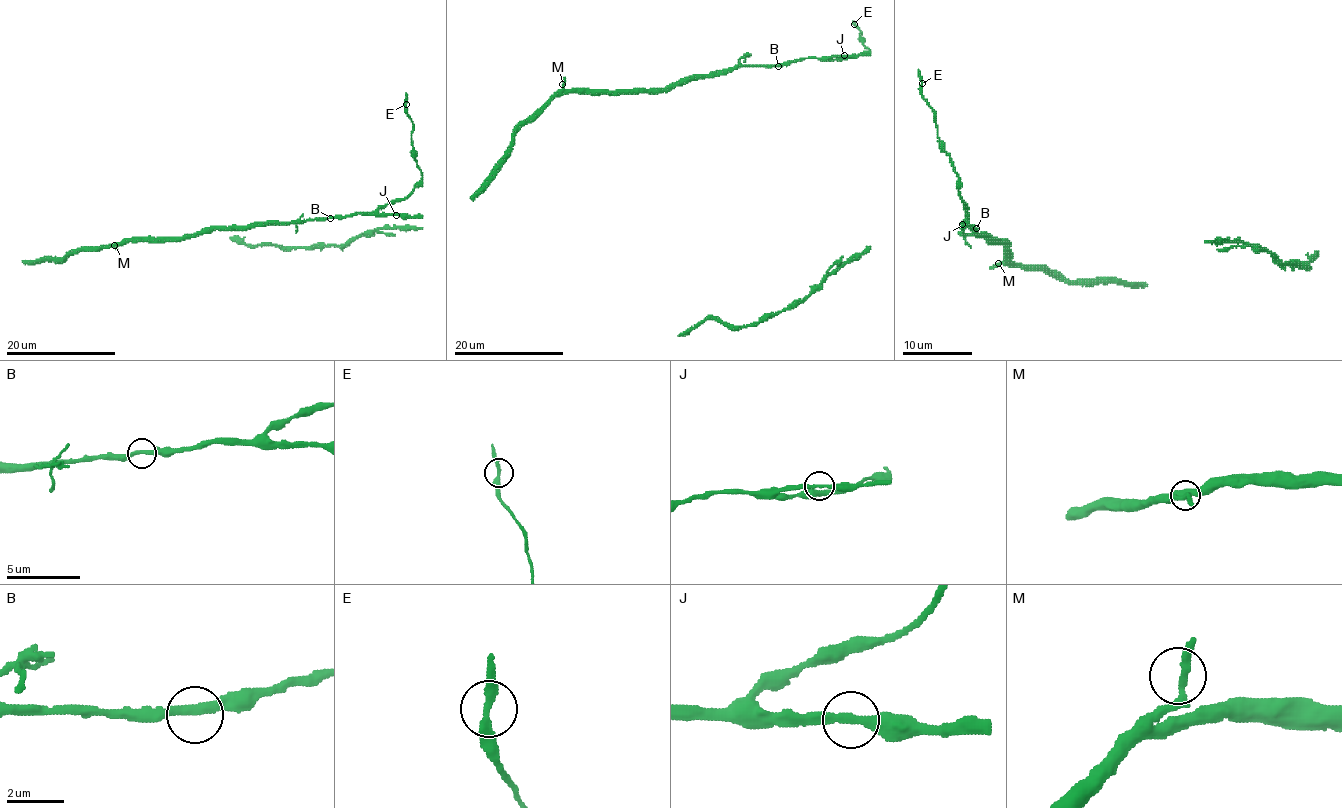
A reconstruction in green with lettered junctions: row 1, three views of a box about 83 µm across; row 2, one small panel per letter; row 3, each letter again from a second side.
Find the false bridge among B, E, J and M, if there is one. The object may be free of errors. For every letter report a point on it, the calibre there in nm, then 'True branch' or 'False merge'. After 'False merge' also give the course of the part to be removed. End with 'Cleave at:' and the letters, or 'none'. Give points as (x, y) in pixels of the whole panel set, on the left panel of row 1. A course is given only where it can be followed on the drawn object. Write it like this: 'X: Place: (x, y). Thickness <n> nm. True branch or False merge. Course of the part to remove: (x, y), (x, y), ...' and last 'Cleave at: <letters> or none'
B: Place: (330, 218). Thickness 300 nm. True branch
E: Place: (406, 104). Thickness 280 nm. True branch
J: Place: (396, 215). Thickness 280 nm. True branch
M: Place: (114, 245). Thickness 240 nm. True branch
Cleave at: none

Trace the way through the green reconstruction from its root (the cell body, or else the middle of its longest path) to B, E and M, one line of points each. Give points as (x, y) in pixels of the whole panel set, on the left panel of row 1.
B: (386, 215), (352, 214), (330, 218)
E: (386, 215), (381, 215), (378, 209), (403, 200), (422, 176), (411, 145), (413, 121), (406, 112), (406, 104)
M: (386, 215), (352, 214), (322, 219), (268, 222), (260, 226), (205, 229), (179, 238), (124, 238), (114, 245)

